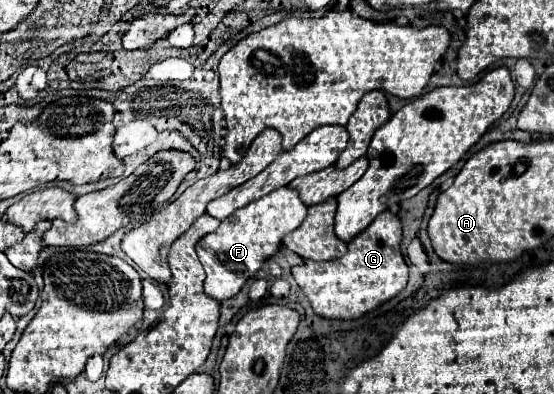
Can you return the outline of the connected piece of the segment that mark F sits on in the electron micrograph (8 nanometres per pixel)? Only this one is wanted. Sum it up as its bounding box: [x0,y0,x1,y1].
[197,187,307,301]

